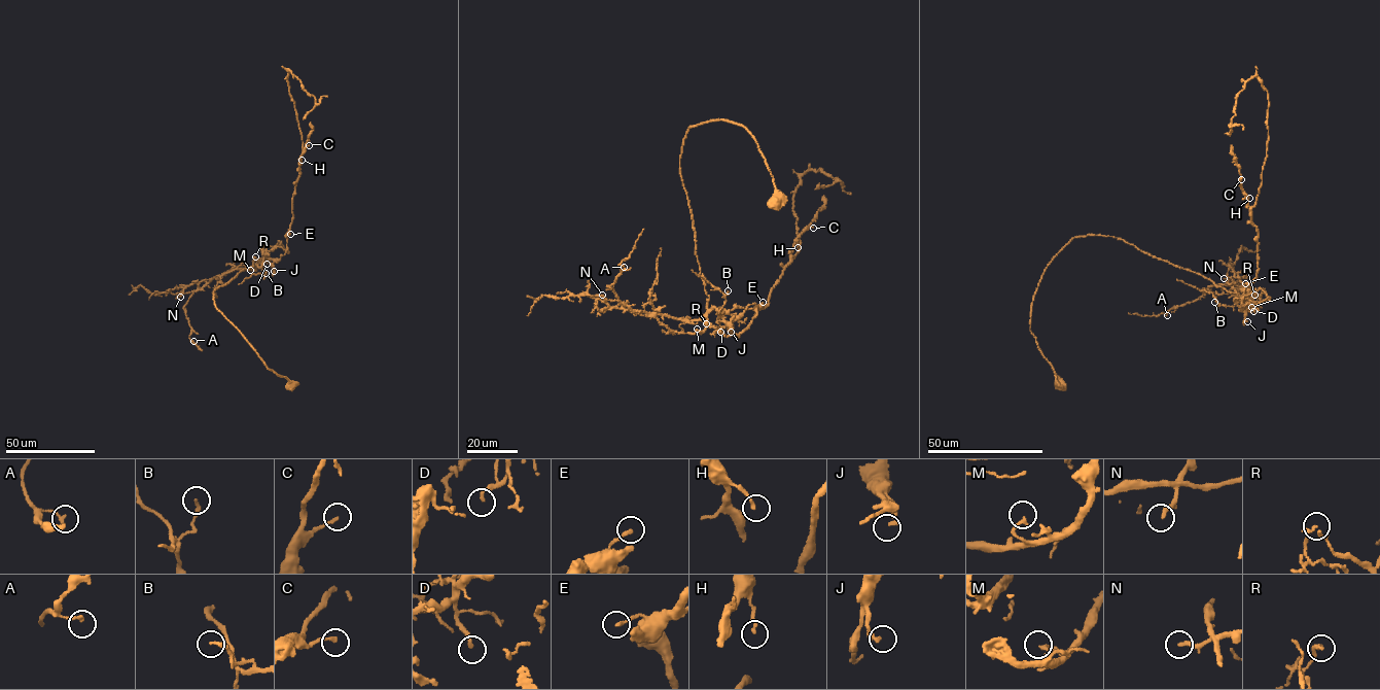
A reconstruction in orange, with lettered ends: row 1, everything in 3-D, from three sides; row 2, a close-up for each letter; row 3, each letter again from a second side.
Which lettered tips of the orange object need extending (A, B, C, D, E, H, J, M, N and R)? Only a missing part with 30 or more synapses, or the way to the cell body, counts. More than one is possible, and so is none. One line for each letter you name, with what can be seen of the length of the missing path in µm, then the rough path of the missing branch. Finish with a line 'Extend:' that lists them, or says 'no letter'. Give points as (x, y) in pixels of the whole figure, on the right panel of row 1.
N: missing 20 µm; course (1224, 278), (1224, 289), (1219, 294), (1223, 303)
Extend: N

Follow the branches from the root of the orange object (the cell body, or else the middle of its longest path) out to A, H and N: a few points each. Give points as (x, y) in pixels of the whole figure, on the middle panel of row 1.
A: (775, 205), (746, 129), (694, 126), (679, 173), (707, 312), (629, 308), (607, 286), (624, 267)
H: (775, 205), (746, 129), (690, 128), (679, 173), (707, 307), (724, 335), (749, 326), (798, 247)
N: (775, 205), (773, 177), (746, 129), (722, 119), (691, 127), (679, 173), (707, 312), (678, 319), (602, 295)

